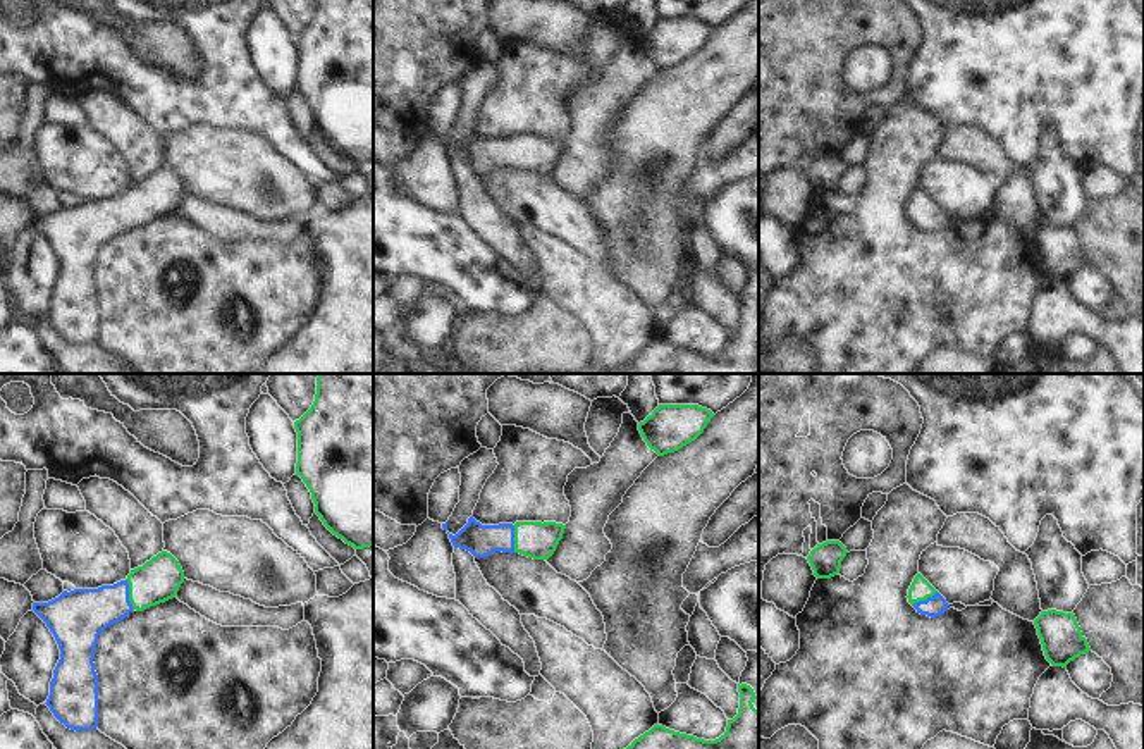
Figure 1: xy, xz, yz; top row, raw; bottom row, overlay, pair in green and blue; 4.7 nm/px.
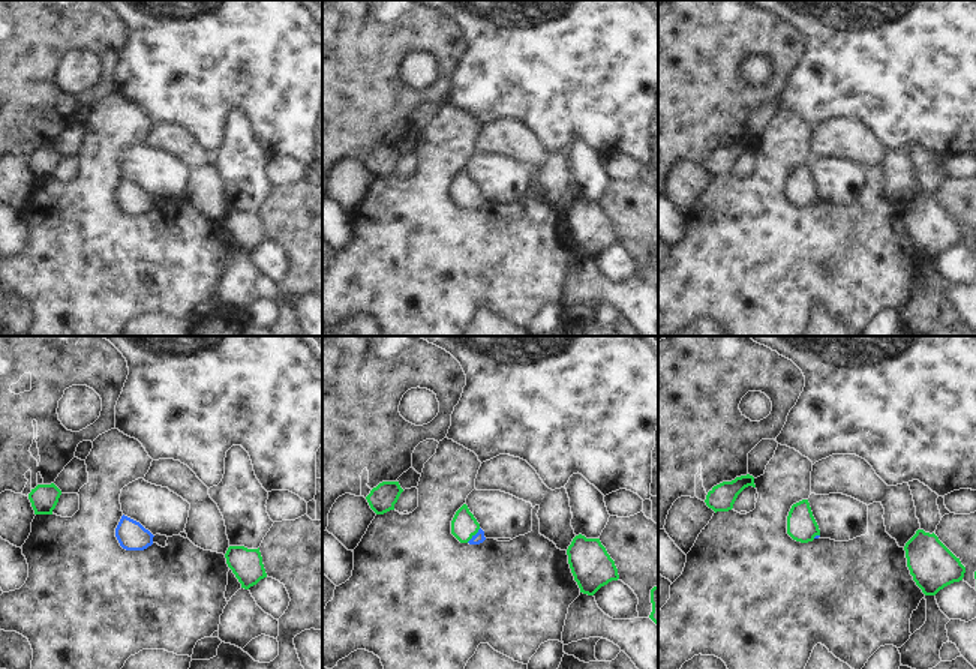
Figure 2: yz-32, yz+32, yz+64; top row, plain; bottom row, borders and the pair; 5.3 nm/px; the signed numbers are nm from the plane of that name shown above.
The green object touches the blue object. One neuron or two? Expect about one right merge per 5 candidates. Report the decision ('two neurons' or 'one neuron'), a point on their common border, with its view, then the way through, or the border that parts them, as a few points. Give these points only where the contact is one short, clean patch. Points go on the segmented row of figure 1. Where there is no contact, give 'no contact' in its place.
one neuron | xy (129, 594) | across xy (157, 581), (129, 594), (81, 615)

